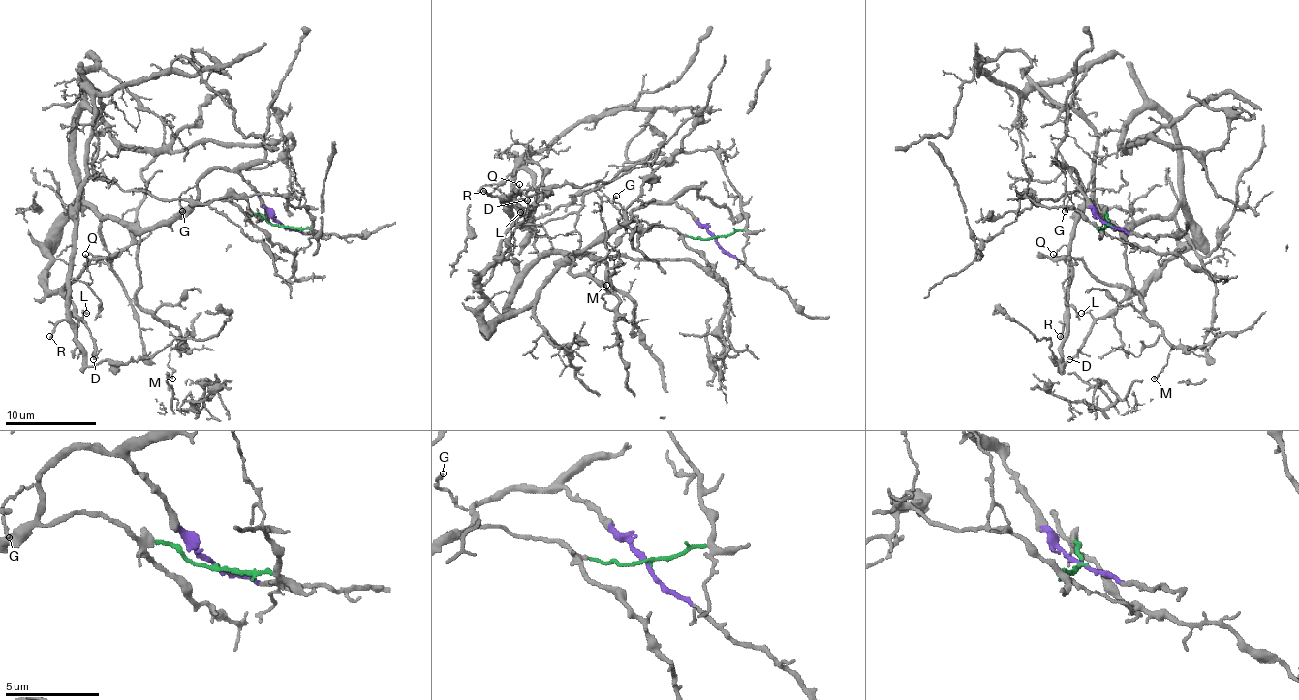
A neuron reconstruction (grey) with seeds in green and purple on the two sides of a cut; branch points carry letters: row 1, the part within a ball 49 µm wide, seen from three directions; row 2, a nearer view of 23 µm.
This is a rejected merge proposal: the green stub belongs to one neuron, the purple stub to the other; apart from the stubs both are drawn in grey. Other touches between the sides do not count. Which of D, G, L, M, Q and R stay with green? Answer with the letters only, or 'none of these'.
R

